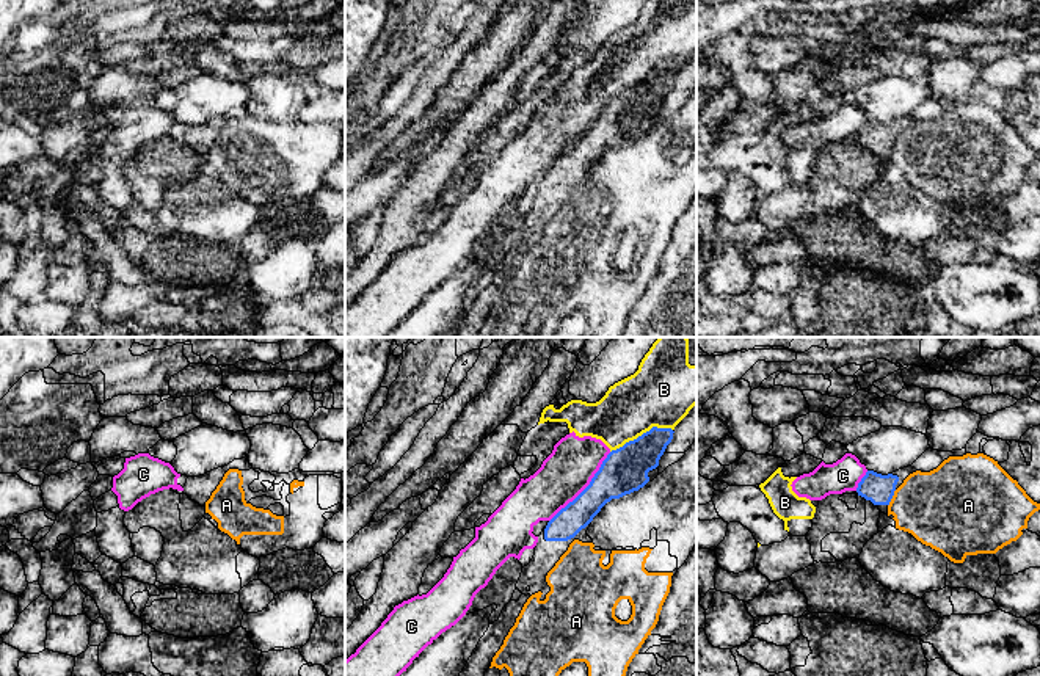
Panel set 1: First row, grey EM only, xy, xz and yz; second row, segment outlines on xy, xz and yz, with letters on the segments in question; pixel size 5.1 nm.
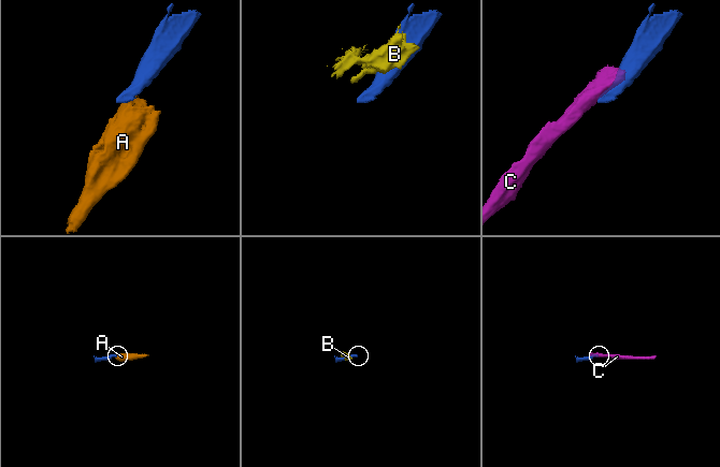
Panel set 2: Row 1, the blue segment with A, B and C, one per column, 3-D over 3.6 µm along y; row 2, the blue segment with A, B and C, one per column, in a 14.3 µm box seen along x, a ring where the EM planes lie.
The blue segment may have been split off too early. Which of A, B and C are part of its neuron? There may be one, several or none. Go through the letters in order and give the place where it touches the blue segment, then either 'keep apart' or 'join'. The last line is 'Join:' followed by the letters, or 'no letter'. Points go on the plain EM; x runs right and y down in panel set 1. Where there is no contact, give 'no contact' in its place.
A: contact yz (891, 146); keep apart
B: contact xz (642, 83); keep apart
C: contact xz (585, 137); keep apart
Join: no letter

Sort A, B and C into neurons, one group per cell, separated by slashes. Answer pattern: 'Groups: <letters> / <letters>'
Groups: A / B C

